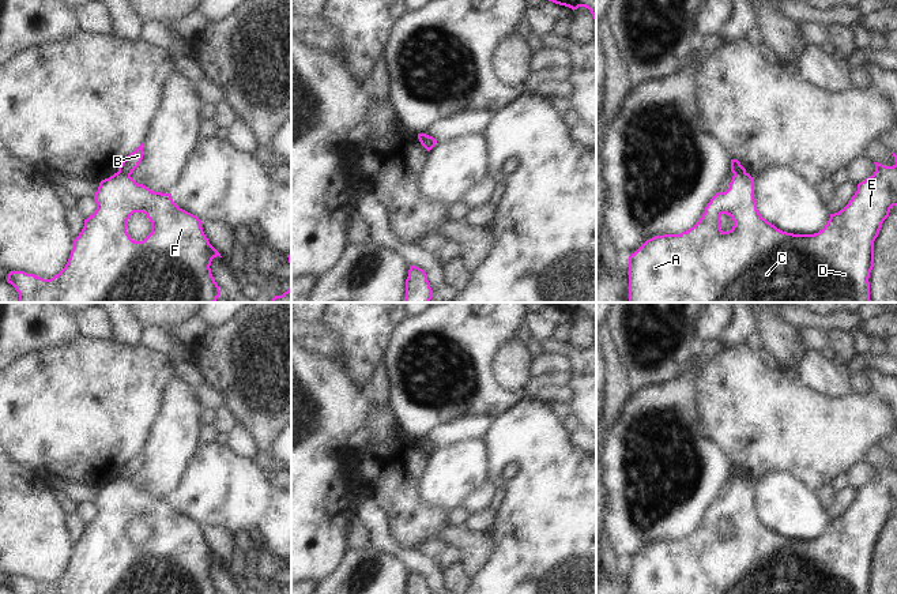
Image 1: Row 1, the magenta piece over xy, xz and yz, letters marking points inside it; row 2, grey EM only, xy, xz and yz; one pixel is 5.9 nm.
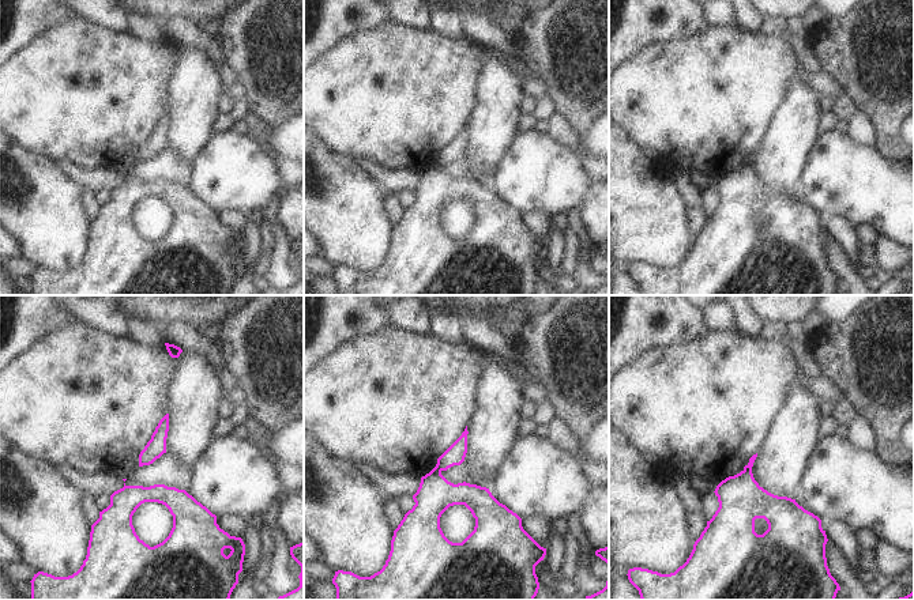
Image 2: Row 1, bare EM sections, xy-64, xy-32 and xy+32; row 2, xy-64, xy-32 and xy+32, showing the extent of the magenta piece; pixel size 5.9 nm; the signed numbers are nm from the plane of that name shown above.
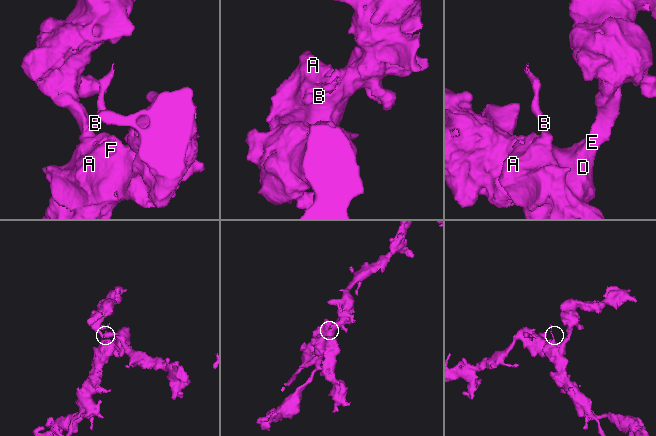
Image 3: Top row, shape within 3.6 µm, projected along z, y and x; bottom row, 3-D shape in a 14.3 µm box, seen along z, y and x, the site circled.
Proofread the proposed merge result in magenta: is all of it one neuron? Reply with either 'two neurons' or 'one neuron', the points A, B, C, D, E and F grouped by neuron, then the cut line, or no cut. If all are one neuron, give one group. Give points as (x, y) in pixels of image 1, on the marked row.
two neurons; groups A C D E F / B; cut xy (119, 170), (129, 175)

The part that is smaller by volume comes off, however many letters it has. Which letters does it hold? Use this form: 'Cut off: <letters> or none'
Cut off: B

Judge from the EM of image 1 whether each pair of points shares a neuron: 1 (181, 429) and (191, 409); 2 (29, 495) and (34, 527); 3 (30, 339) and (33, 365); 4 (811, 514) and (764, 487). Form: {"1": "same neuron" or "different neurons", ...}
{"1": "same neuron", "2": "same neuron", "3": "different neurons", "4": "same neuron"}

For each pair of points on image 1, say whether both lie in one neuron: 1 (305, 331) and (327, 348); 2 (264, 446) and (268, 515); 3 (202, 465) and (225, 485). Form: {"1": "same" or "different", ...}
{"1": "same", "2": "different", "3": "same"}

